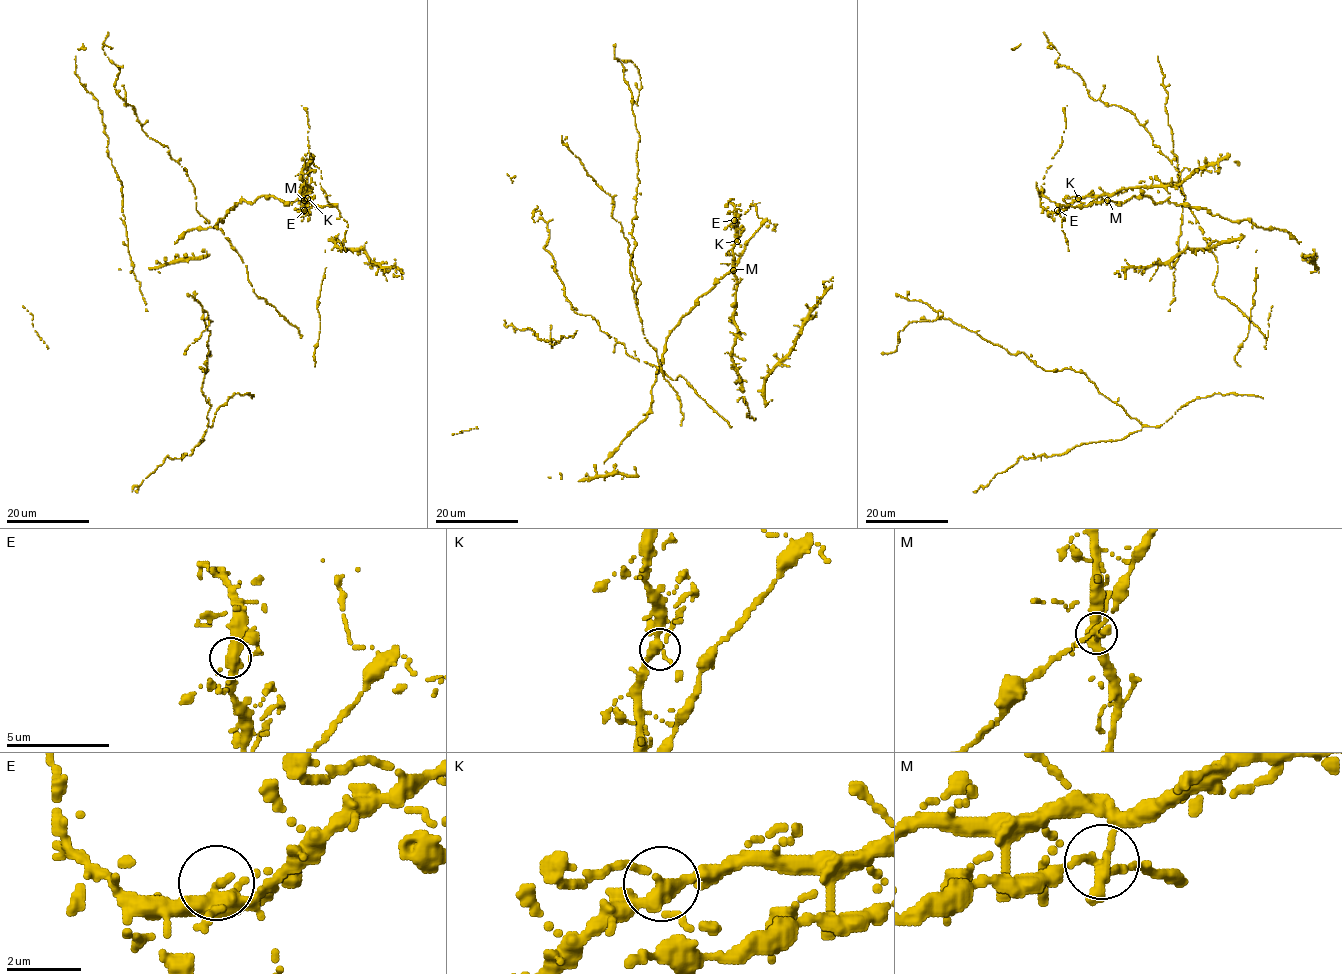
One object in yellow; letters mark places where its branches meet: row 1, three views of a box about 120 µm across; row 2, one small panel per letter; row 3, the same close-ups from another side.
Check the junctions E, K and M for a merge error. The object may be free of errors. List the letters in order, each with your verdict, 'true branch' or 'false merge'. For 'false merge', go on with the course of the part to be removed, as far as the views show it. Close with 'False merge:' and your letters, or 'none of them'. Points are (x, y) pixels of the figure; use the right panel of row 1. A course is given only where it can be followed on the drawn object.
E: true branch
K: true branch
M: false merge; foreign part runs (1107, 200), (1147, 195), (1155, 203), (1205, 208), (1232, 221), (1287, 230), (1301, 242)
False merge: M

